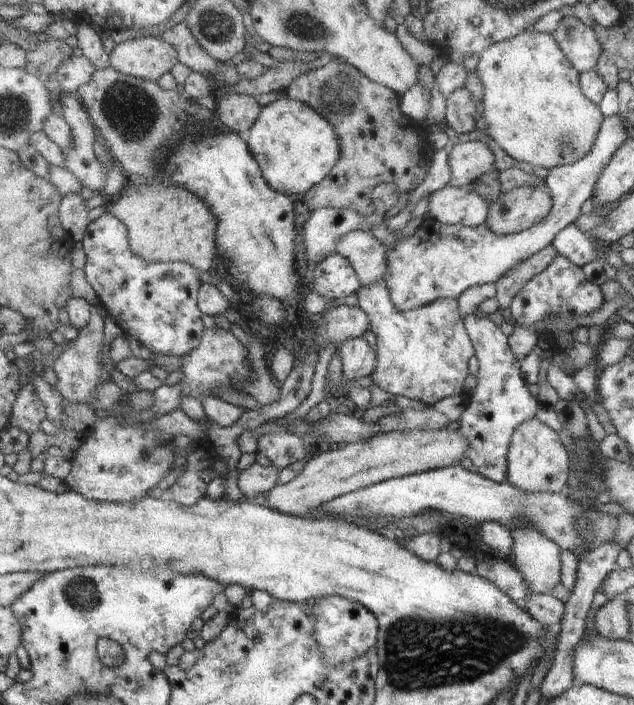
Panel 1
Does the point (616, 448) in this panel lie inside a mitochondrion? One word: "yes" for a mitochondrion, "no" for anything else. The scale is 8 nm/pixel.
no

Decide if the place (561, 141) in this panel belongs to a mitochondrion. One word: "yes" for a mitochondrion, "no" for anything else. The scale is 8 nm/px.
yes

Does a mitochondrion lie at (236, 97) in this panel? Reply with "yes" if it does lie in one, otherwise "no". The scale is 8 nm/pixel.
no

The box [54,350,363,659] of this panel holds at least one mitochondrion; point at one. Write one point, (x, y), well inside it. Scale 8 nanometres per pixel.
(84, 593)

